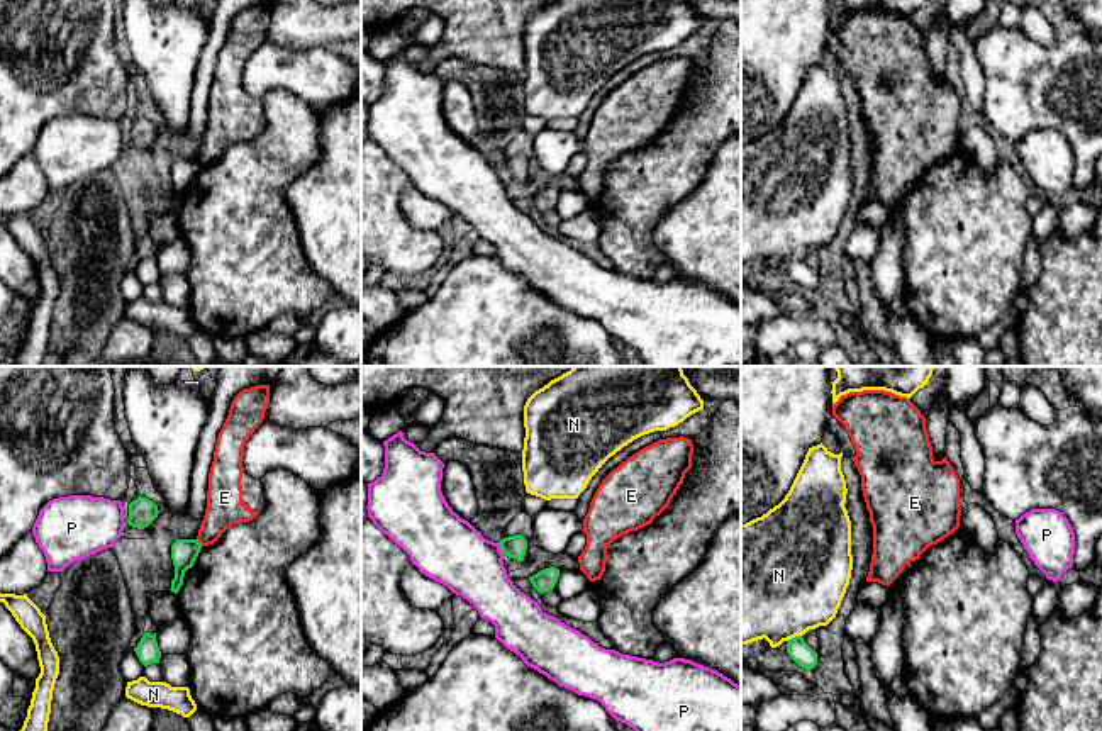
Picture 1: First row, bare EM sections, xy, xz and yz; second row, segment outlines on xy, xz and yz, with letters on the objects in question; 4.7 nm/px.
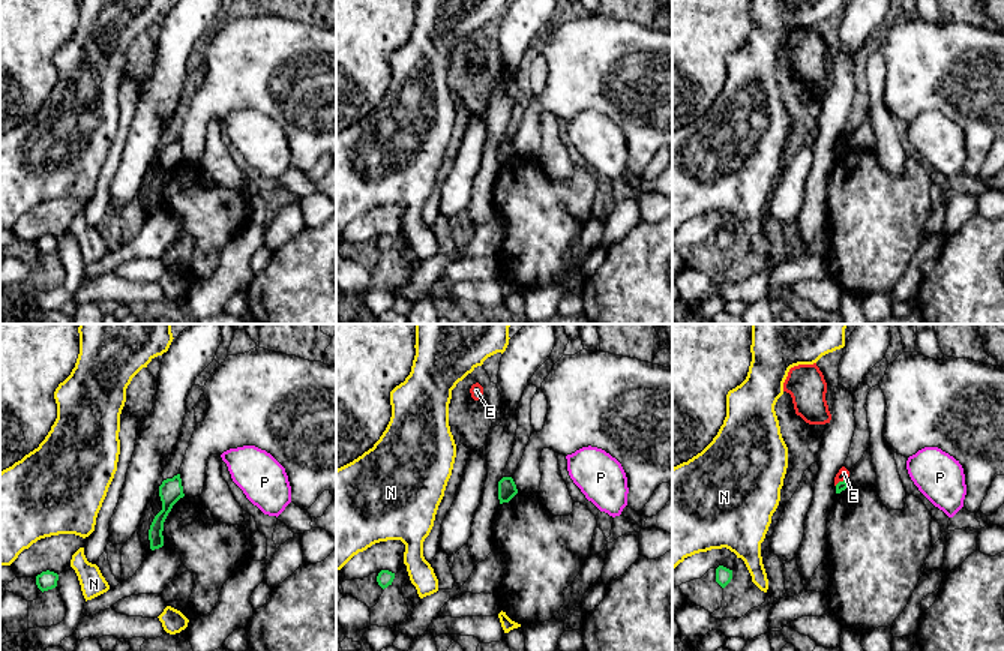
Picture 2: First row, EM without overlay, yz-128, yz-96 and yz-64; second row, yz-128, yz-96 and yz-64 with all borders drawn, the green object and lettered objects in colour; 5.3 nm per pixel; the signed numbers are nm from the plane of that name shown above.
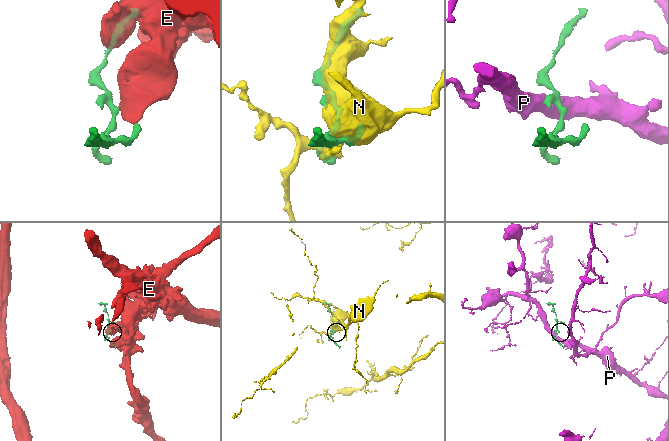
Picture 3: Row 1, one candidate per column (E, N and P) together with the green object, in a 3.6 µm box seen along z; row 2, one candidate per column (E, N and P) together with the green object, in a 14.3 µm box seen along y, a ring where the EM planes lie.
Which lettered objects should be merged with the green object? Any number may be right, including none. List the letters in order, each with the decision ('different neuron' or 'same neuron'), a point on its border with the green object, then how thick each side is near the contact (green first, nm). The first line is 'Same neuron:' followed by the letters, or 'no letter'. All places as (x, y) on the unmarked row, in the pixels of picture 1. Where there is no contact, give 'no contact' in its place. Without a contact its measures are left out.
Same neuron: no letter
E: different neuron; contact xy (197, 161); calibres 130 and 180 nm
N: different neuron; contact yz (795, 256); calibres 100 and 500 nm
P: different neuron; contact xz (500, 168); calibres 110 and 320 nm

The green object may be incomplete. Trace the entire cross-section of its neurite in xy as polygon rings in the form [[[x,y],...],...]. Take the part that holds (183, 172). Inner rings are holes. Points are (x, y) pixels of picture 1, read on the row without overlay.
[[[176,159],[171,165],[171,180],[175,185],[175,198],[171,200],[171,212],[178,214],[183,205],[183,197],[188,188],[193,187],[202,165],[197,159]]]

